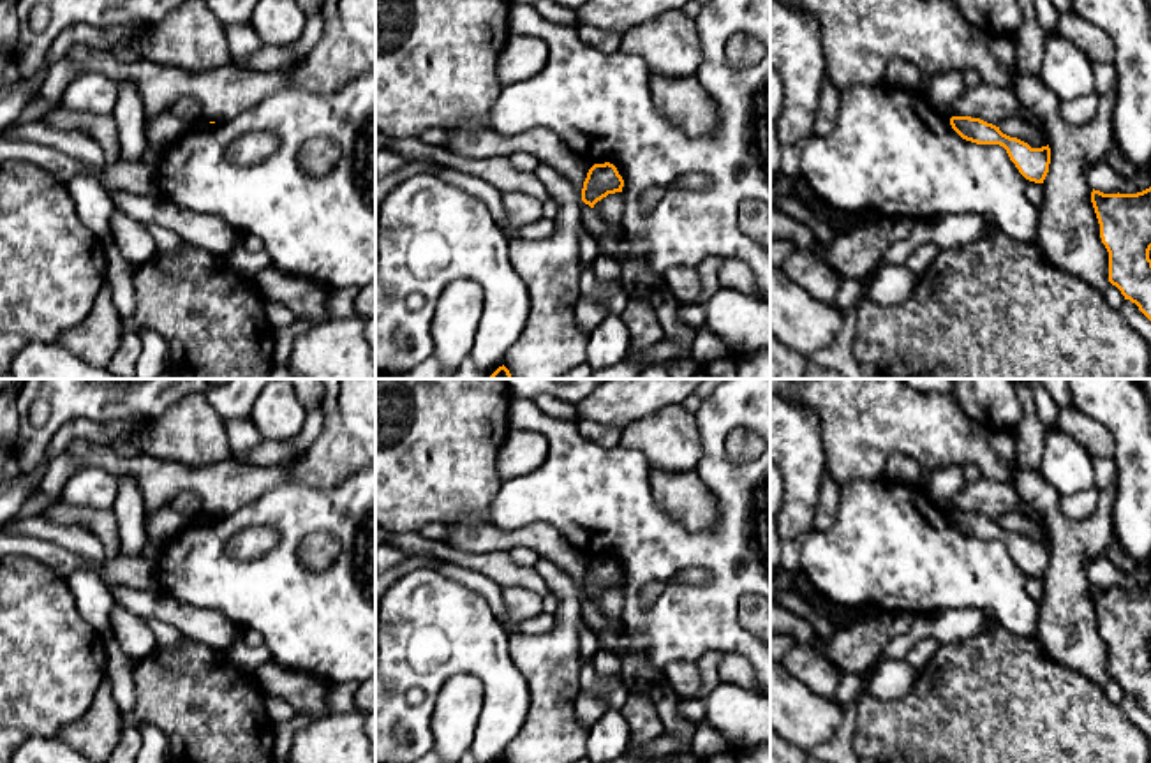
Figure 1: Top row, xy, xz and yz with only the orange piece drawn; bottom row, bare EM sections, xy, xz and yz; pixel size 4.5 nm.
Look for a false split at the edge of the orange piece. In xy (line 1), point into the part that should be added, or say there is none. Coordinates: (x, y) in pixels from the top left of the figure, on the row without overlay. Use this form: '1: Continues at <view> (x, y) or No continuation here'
1: No continuation here

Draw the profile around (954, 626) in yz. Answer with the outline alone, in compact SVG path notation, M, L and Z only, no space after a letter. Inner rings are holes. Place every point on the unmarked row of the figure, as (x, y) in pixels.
M950 608L913 615L910 629L892 638L865 671L841 677L832 700L839 707L853 703L867 691L869 678L883 661L904 659L918 640L934 638L939 645L959 645L994 626L998 622L989 613L975 608Z

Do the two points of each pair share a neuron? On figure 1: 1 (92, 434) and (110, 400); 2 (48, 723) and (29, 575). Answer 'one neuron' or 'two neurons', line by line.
1: two neurons
2: one neuron

